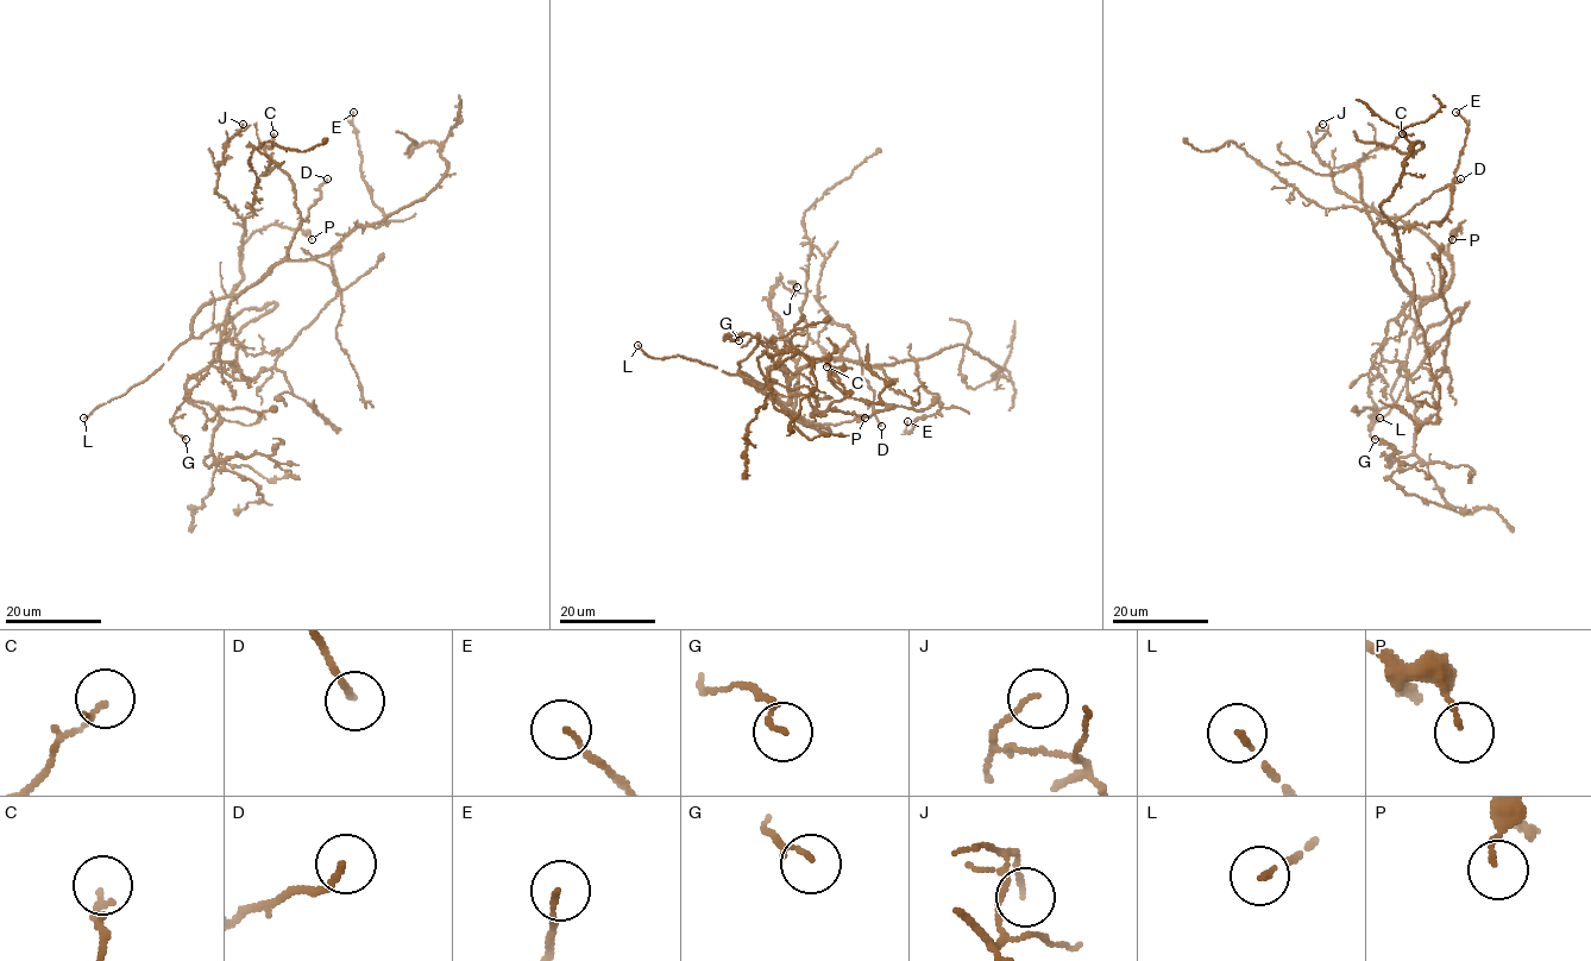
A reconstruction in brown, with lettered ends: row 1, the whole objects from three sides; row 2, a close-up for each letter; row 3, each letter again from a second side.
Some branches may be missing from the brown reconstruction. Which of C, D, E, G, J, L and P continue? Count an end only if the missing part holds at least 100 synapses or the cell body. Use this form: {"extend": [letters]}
{"extend": ["L"]}

